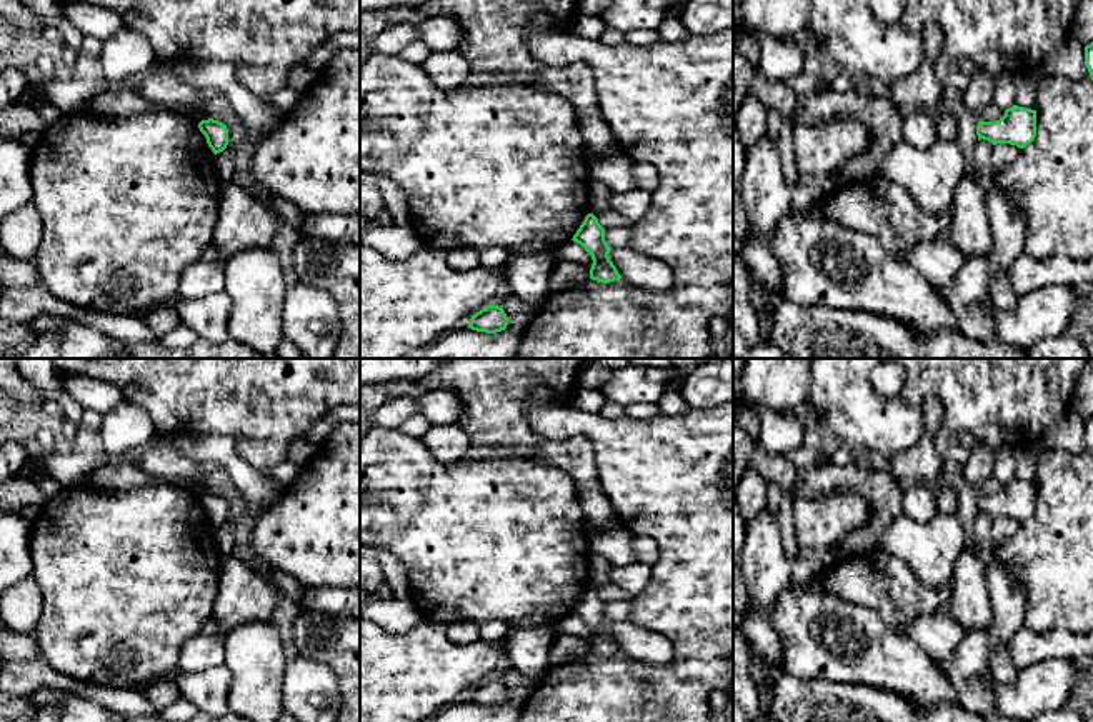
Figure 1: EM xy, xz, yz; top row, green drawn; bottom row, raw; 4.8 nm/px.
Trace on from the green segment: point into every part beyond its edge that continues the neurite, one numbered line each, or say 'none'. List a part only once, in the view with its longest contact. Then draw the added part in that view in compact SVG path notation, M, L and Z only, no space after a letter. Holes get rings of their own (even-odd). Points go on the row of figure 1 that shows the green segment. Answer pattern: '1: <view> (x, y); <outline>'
none

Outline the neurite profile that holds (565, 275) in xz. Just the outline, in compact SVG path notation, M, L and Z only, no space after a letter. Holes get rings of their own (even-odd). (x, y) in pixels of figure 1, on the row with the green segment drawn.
M558 260L550 275L550 295L576 288L590 278L585 265L568 260Z

